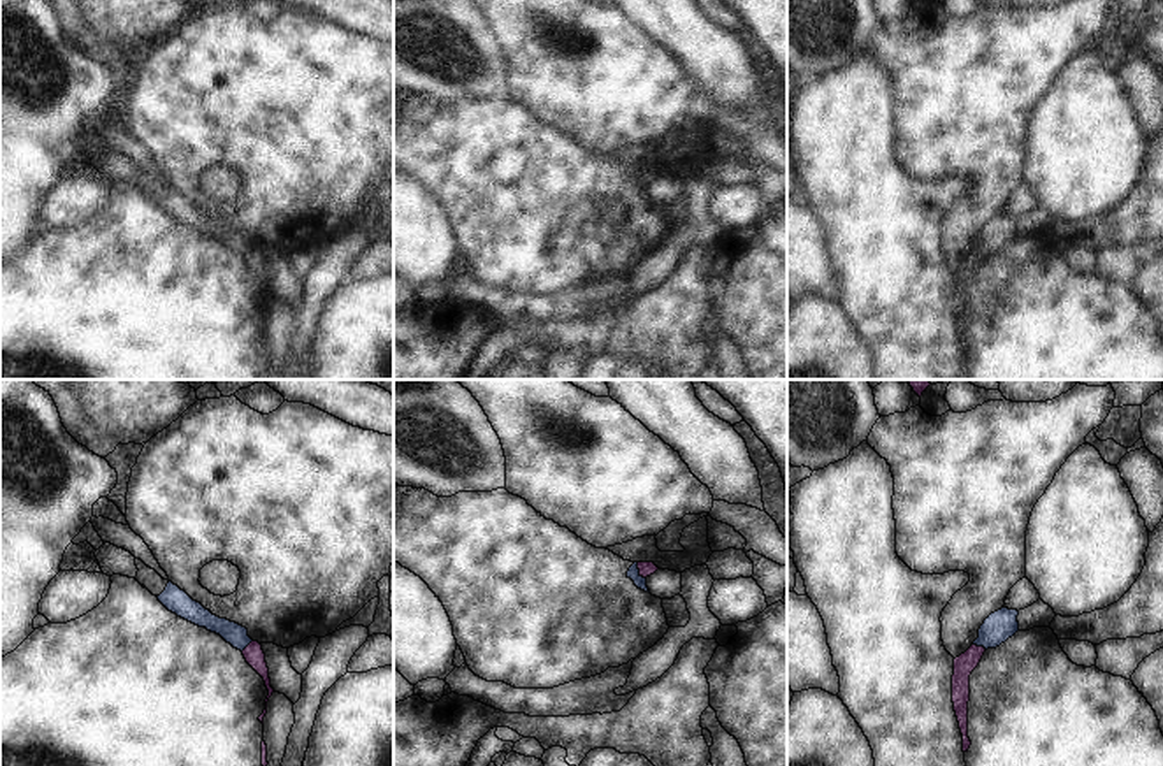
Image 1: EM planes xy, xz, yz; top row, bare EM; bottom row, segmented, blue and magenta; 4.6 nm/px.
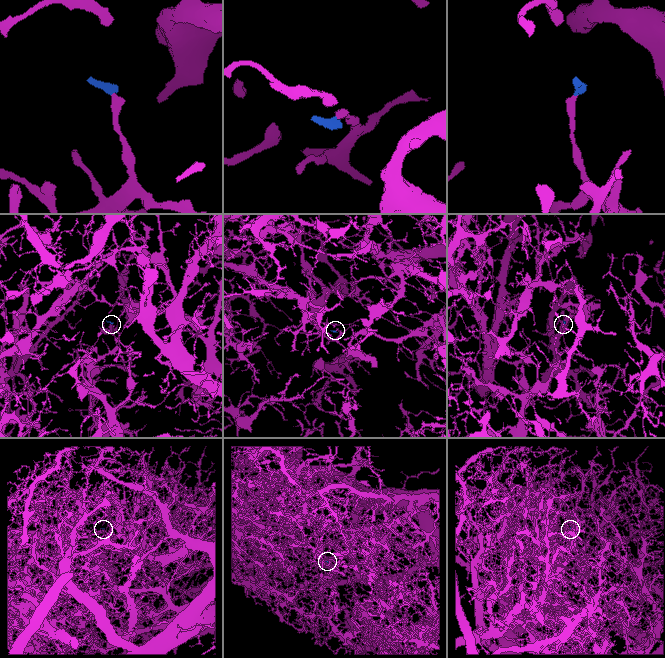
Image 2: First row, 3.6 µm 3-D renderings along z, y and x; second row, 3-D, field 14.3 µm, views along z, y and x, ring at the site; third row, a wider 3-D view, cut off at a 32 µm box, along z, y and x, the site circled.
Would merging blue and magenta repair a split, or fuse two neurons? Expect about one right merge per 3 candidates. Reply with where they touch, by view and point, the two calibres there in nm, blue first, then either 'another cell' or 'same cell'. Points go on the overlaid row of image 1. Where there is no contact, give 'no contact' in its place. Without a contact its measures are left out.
xz (638, 571) | 60/60 nm | another cell

